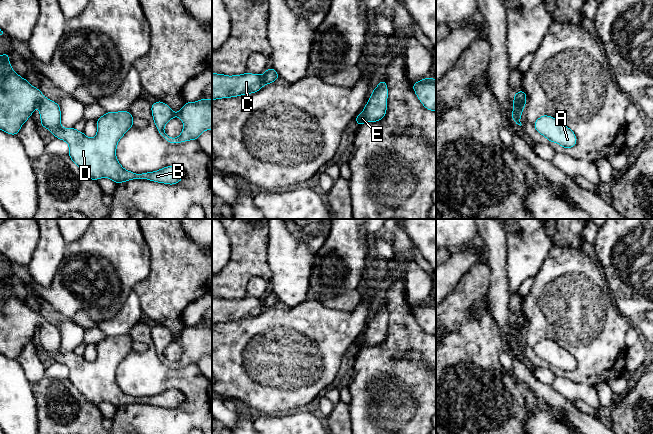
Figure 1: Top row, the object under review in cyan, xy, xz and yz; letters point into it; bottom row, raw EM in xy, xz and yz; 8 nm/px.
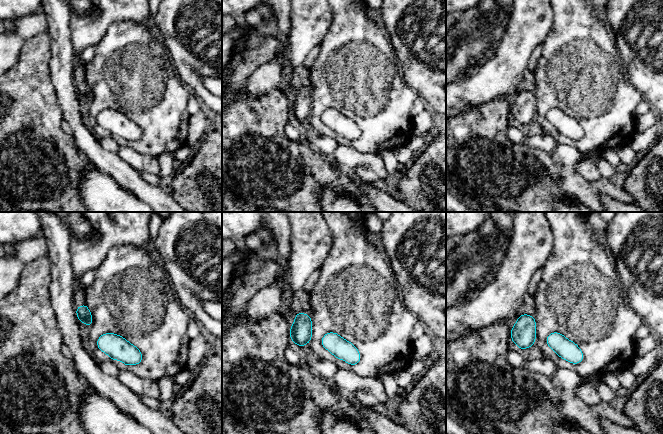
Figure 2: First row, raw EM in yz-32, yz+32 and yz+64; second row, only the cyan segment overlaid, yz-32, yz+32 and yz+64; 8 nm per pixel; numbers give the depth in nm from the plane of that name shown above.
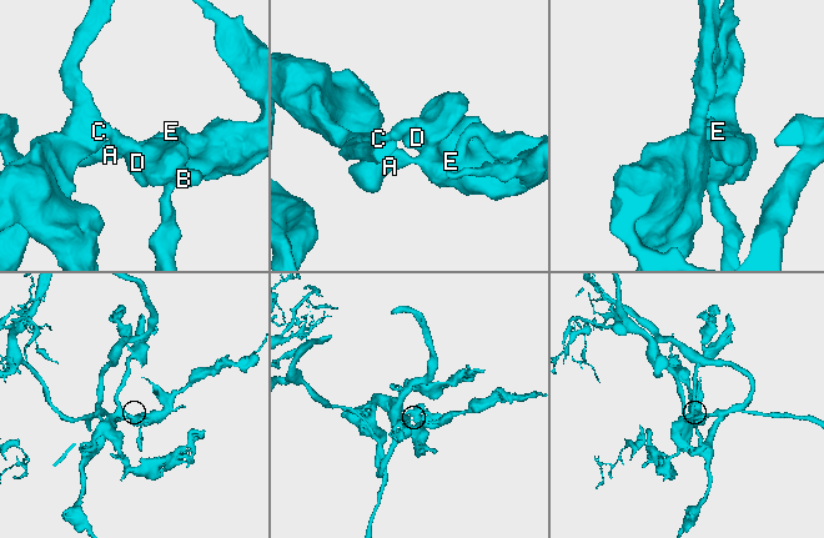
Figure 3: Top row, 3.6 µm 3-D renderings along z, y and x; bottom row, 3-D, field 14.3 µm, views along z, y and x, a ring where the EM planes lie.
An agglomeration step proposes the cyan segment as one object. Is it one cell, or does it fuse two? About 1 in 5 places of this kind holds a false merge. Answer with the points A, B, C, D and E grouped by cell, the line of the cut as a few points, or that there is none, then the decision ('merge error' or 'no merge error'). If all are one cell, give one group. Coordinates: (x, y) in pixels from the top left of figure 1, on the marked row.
groups A B C D E; cut none; no merge error

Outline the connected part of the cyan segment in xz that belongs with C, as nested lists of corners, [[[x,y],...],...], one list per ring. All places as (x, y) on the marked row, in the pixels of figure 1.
[[[271,67],[263,75],[247,72],[228,76],[212,72],[212,100],[256,93],[265,84],[271,84],[279,77],[277,71]]]

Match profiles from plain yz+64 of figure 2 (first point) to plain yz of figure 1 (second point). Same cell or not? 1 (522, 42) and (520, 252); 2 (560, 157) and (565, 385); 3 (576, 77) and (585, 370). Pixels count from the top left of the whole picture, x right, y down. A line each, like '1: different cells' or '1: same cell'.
1: same cell
2: same cell
3: same cell

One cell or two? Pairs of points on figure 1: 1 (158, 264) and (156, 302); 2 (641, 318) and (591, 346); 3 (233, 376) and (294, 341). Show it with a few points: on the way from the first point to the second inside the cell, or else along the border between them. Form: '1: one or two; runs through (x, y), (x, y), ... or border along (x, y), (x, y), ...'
1: one; runs through (158, 273), (158, 293)
2: two; border along (617, 305), (618, 311), (631, 325)
3: one; runs through (248, 367), (254, 362), (273, 362), (279, 356)

